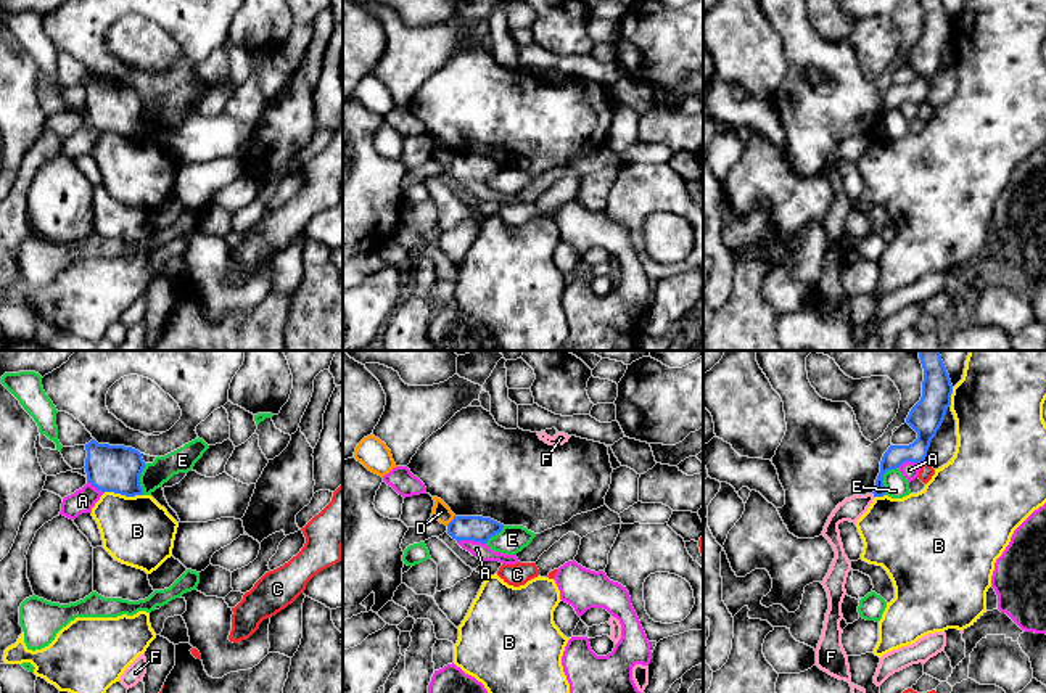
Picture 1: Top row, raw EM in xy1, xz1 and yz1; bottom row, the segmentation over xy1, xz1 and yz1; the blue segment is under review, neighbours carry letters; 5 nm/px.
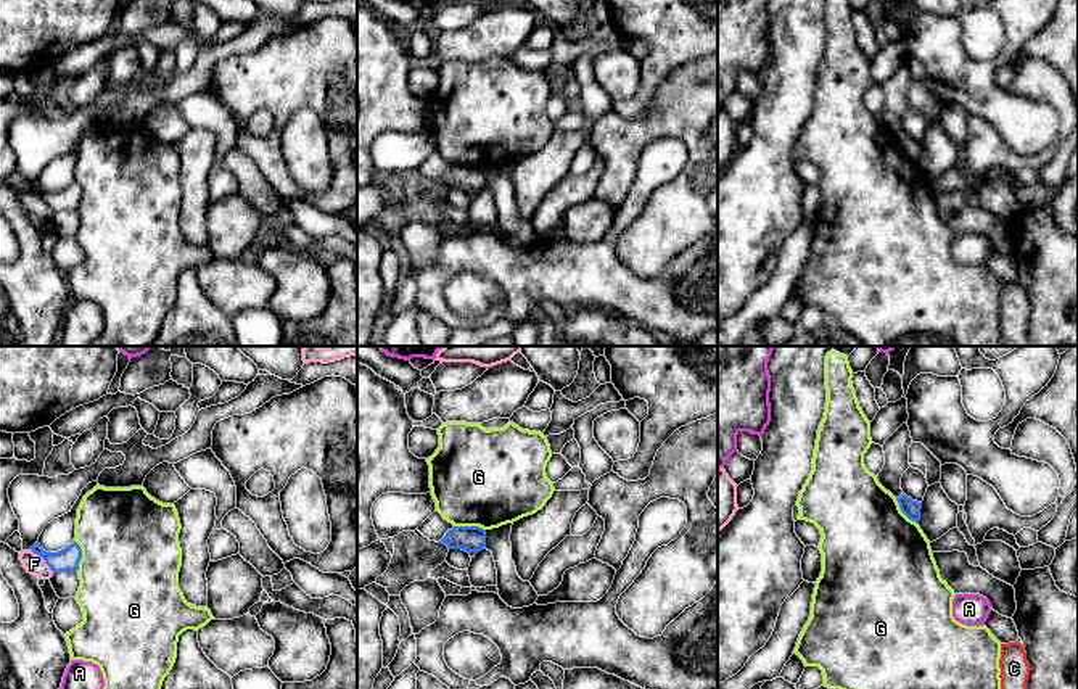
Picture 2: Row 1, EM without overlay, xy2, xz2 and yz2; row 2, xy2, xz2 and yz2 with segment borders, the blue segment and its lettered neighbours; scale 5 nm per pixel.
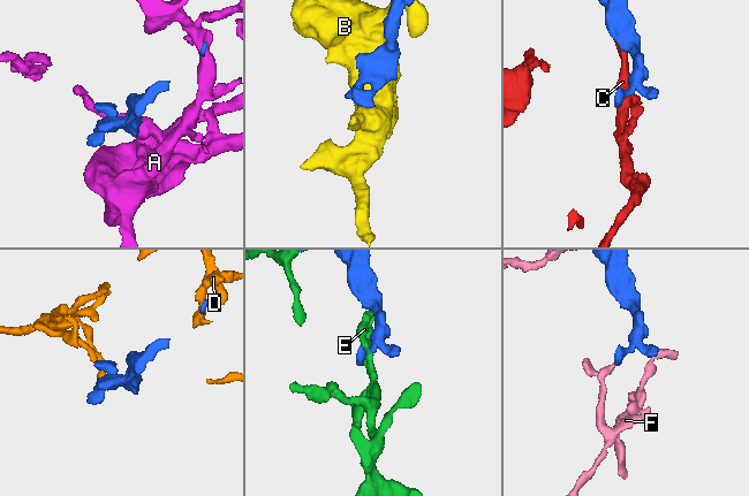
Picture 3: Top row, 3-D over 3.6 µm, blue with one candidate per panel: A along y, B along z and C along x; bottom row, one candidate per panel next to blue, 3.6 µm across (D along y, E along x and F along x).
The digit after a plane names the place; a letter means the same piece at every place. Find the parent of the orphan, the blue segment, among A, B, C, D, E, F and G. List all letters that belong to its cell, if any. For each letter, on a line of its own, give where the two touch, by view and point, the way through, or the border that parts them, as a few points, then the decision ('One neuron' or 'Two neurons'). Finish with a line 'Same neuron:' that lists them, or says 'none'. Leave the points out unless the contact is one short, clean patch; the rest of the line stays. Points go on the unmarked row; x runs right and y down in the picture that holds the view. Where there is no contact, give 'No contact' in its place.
A: Touches blue at xz1 (472, 179). Two neurons
B: Touches blue at xy1 (124, 134). Two neurons
C: Touches blue at yz1 (921, 102). Boundary: yz1 (924, 100), (919, 103). Two neurons
D: Touches blue at xz1 (452, 159). Boundary: xz1 (454, 155), (446, 164). Two neurons
E: Touches blue at yz1 (882, 118). Boundary: yz1 (898, 106), (884, 114), (884, 134). Two neurons
F: Touches blue at xy2 (44, 198). Two neurons
G: Touches blue at xz2 (470, 166). Two neurons
Same neuron: none

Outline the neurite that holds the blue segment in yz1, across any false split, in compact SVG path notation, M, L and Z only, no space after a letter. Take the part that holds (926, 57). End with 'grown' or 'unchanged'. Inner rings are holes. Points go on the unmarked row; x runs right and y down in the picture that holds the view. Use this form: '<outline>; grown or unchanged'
M920 0L924 8L922 37L911 48L906 63L917 72L909 85L890 85L880 101L874 137L885 135L883 114L900 108L906 101L924 103L932 79L940 69L946 50L951 45L953 24L943 0Z; unchanged

